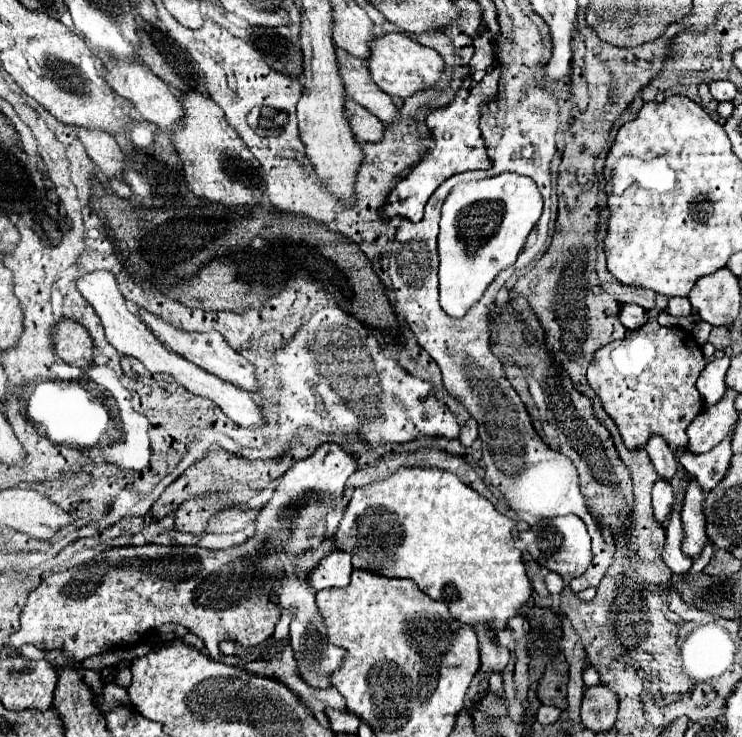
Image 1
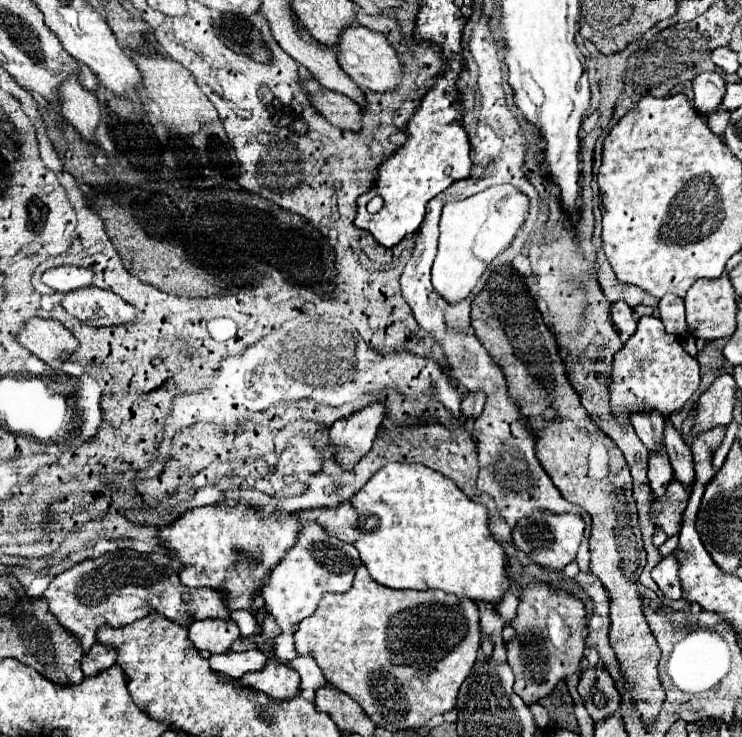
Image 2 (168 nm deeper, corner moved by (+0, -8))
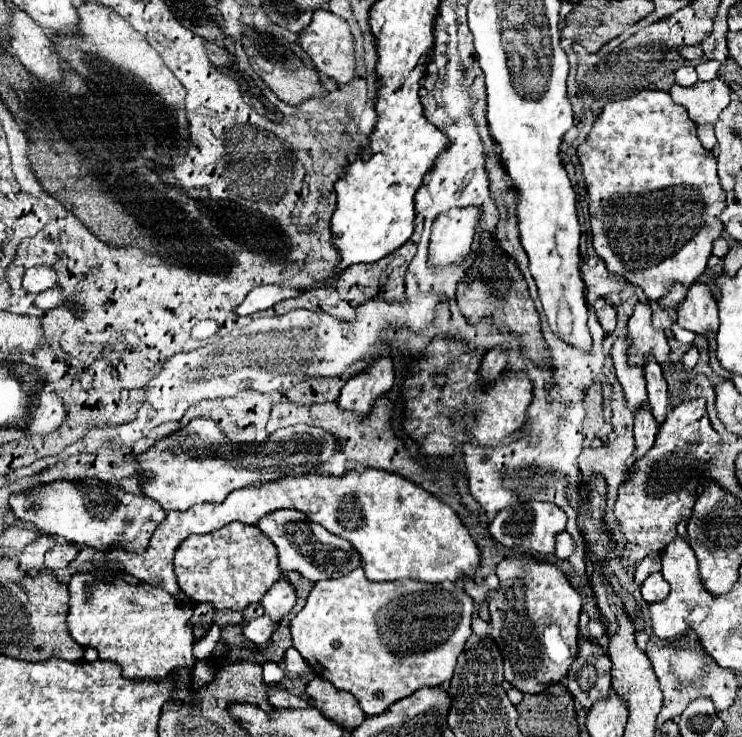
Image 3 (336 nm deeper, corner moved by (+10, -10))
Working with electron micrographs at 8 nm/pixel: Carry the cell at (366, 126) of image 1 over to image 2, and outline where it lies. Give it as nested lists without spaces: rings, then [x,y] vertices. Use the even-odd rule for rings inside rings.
[[[314,79],[306,81],[304,87],[314,109],[324,115],[334,127],[352,133],[358,133],[362,129],[362,111],[354,101],[340,93],[330,93],[328,89],[322,89]]]

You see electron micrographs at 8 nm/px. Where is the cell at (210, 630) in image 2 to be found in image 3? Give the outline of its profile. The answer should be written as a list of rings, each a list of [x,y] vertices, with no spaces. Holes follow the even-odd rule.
[[[198,603],[194,605],[194,617],[192,617],[192,623],[206,623],[210,625],[212,623],[212,609],[206,605],[206,603]]]

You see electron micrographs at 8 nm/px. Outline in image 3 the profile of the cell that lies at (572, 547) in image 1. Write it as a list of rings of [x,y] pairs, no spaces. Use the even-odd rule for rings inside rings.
[[[528,501],[528,503],[518,503],[512,507],[502,509],[488,525],[490,535],[502,543],[504,547],[516,551],[516,553],[528,553],[534,557],[550,557],[554,555],[554,543],[560,531],[566,527],[566,513],[556,507],[554,503],[538,503],[538,501]]]

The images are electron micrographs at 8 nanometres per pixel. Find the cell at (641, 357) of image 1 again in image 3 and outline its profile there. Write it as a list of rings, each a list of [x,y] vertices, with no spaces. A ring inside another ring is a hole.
[[[636,303],[634,315],[628,321],[628,337],[632,341],[630,361],[644,367],[644,357],[654,355],[662,367],[668,367],[670,347],[664,331],[652,327],[652,309],[650,305]]]

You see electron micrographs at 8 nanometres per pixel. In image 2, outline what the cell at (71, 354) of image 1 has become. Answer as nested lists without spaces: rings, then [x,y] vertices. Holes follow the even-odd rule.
[[[32,319],[18,333],[18,341],[44,363],[60,369],[78,349],[76,337],[56,319]]]

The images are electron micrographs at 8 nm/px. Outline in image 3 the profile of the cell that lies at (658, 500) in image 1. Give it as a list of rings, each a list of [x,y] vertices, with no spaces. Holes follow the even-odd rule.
[[[640,407],[634,413],[634,437],[636,437],[636,459],[640,459],[640,455],[644,455],[658,433],[658,423],[652,415],[652,411],[648,407]]]

